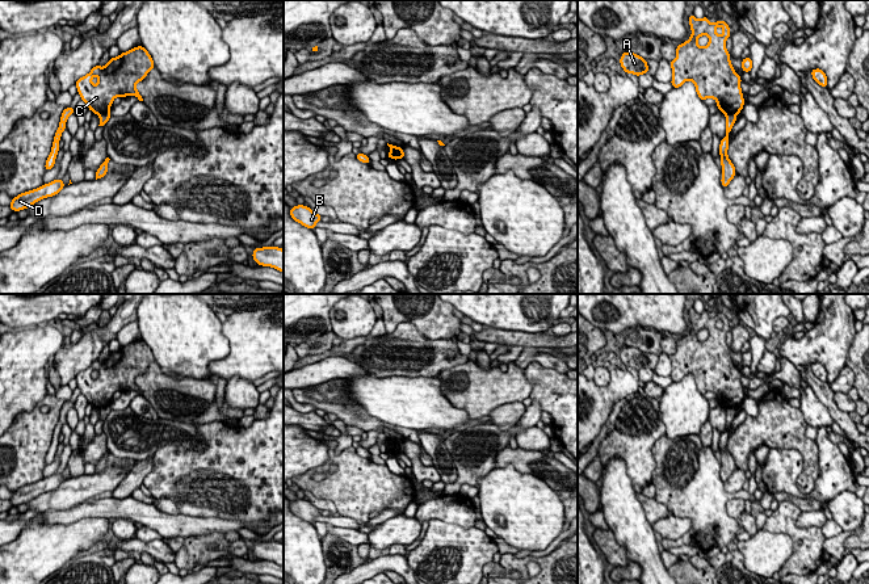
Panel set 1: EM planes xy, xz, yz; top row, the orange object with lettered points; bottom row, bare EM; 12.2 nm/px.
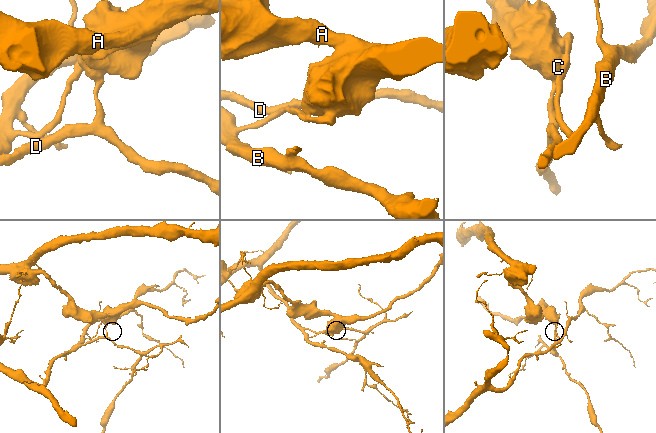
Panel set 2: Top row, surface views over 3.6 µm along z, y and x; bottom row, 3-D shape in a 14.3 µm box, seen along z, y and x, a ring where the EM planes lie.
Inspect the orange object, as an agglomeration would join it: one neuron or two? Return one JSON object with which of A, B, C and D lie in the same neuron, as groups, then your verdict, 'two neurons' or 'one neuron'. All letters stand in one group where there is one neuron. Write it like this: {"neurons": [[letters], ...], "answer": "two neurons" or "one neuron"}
{"neurons": [["A", "C"], ["B", "D"]], "answer": "two neurons"}

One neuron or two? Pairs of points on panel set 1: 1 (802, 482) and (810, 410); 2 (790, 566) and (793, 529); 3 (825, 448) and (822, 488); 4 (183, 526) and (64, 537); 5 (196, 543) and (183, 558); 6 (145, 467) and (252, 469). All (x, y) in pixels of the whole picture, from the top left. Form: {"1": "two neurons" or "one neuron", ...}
{"1": "two neurons", "2": "one neuron", "3": "one neuron", "4": "two neurons", "5": "one neuron", "6": "two neurons"}

